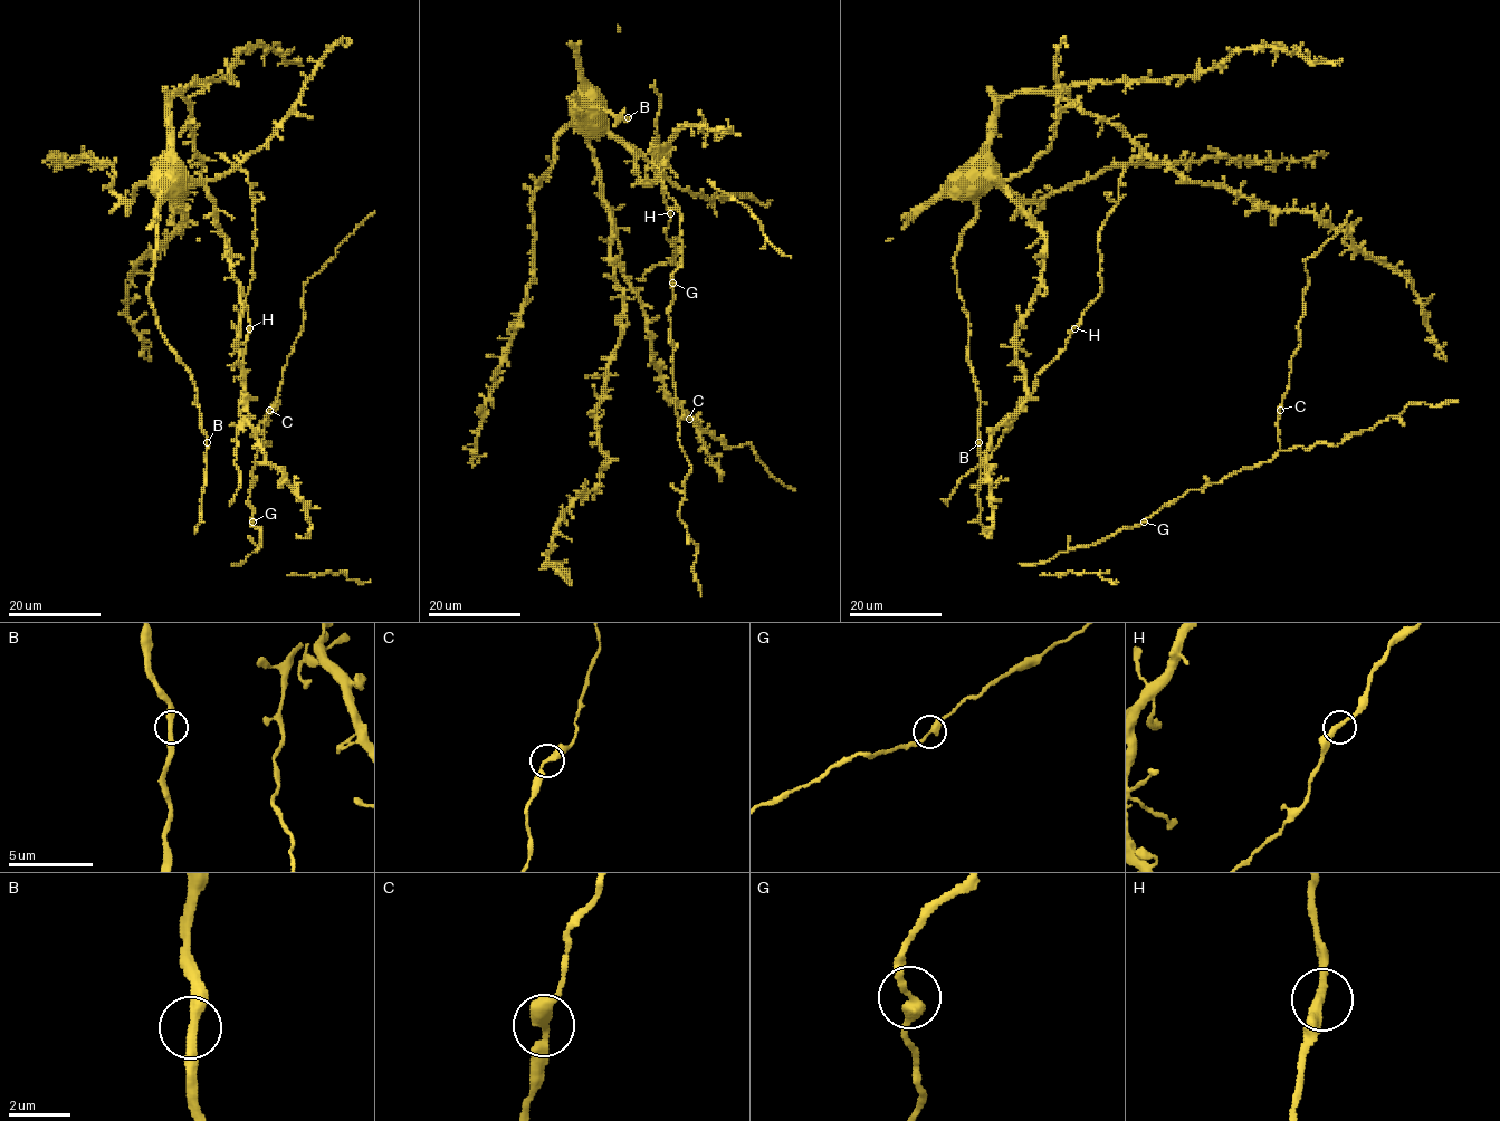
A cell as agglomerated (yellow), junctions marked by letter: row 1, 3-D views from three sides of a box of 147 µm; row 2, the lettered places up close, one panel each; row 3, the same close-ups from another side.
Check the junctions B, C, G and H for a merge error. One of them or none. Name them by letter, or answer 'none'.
none

